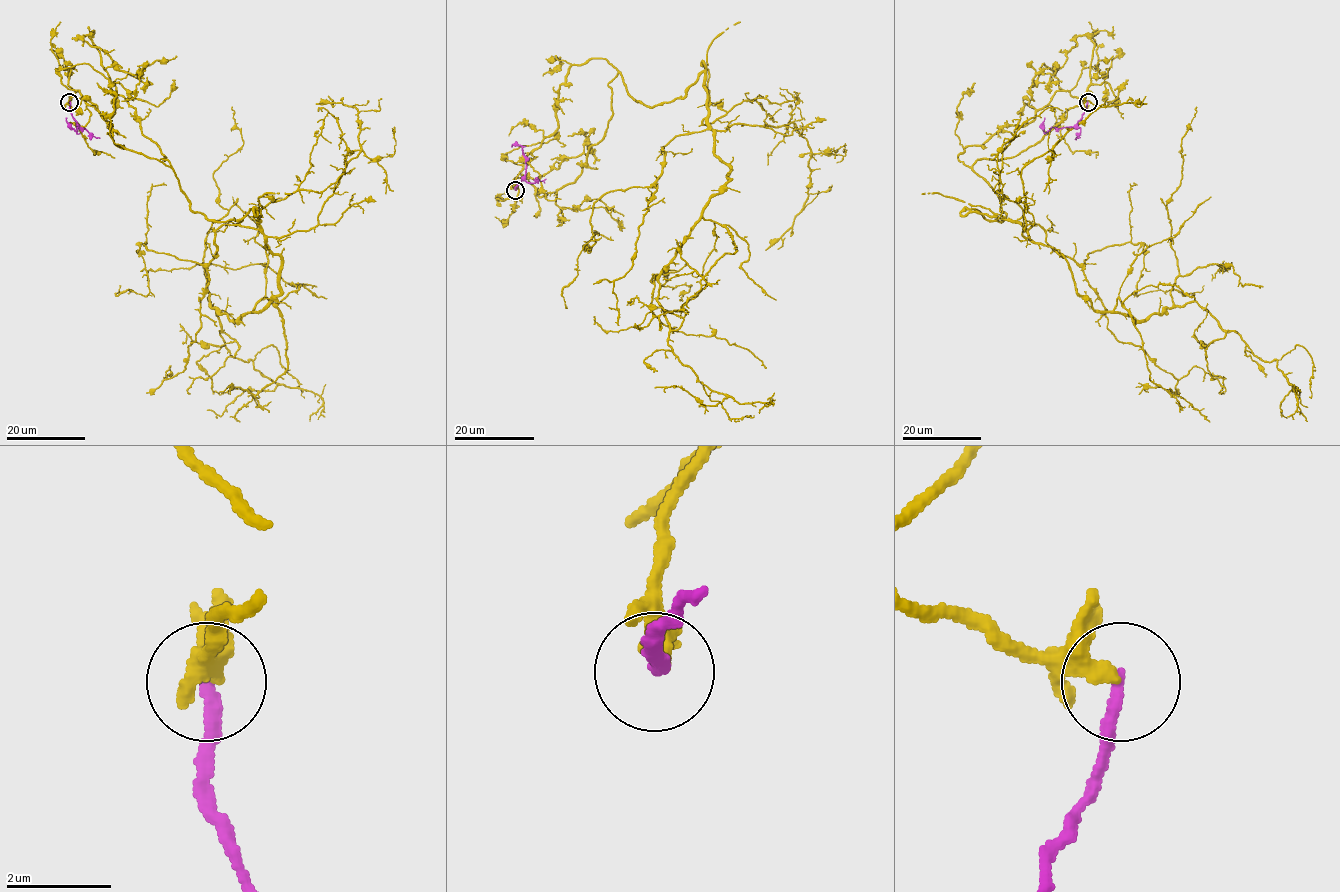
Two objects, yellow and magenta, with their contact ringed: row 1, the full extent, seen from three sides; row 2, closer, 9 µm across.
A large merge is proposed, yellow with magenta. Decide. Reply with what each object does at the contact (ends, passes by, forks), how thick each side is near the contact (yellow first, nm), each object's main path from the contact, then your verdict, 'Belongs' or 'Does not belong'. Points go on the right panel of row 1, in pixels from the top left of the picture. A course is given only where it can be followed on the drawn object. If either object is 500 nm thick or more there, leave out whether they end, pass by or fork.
At the ring yellow passes by. At the ring magenta ends. Thickness 280 nm (yellow) against 240 nm. Course of yellow: (1087, 101), (964, 149), (1006, 217), (971, 210), (1095, 310), (1196, 301), (1282, 409). Course of magenta: (1087, 101), (1082, 117), (1069, 127), (1052, 127), (1045, 133), (1045, 117). Does not belong

